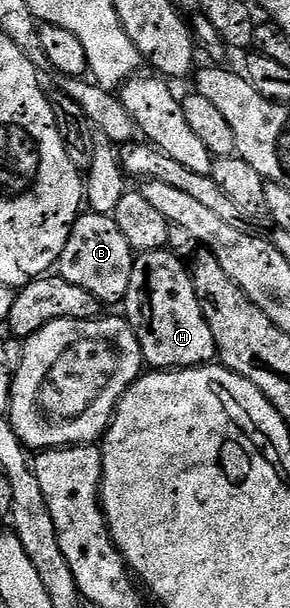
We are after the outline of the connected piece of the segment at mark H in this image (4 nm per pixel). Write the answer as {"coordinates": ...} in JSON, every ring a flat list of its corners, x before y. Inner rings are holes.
{"coordinates":[[141,251,130,273,130,289,122,304,140,342,145,364,152,369,203,367,217,358,216,338,202,313,191,270,171,251]]}

